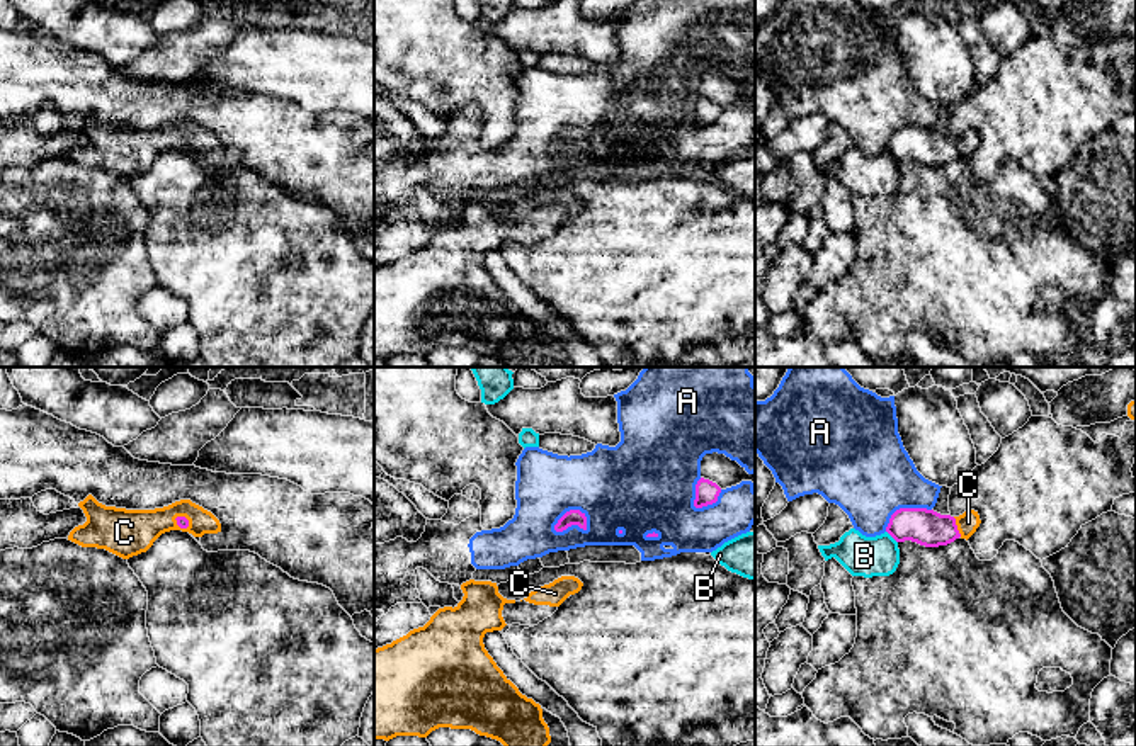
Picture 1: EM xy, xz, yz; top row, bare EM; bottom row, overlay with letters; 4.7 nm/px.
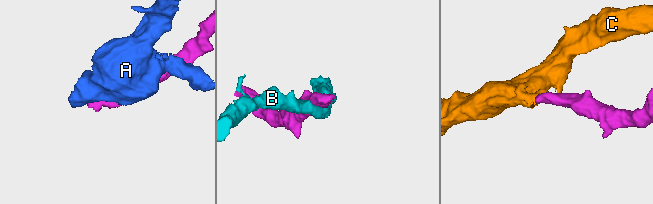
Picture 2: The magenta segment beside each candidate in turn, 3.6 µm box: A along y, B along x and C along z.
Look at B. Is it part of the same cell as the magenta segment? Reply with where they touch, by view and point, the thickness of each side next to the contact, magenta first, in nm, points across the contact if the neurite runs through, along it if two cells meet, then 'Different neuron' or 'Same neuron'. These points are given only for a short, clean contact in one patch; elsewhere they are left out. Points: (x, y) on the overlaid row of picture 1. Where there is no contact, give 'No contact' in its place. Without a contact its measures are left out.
Touches magenta at yz (891, 536). Thickness 170 nm (magenta) against 190 nm. Different neuron

